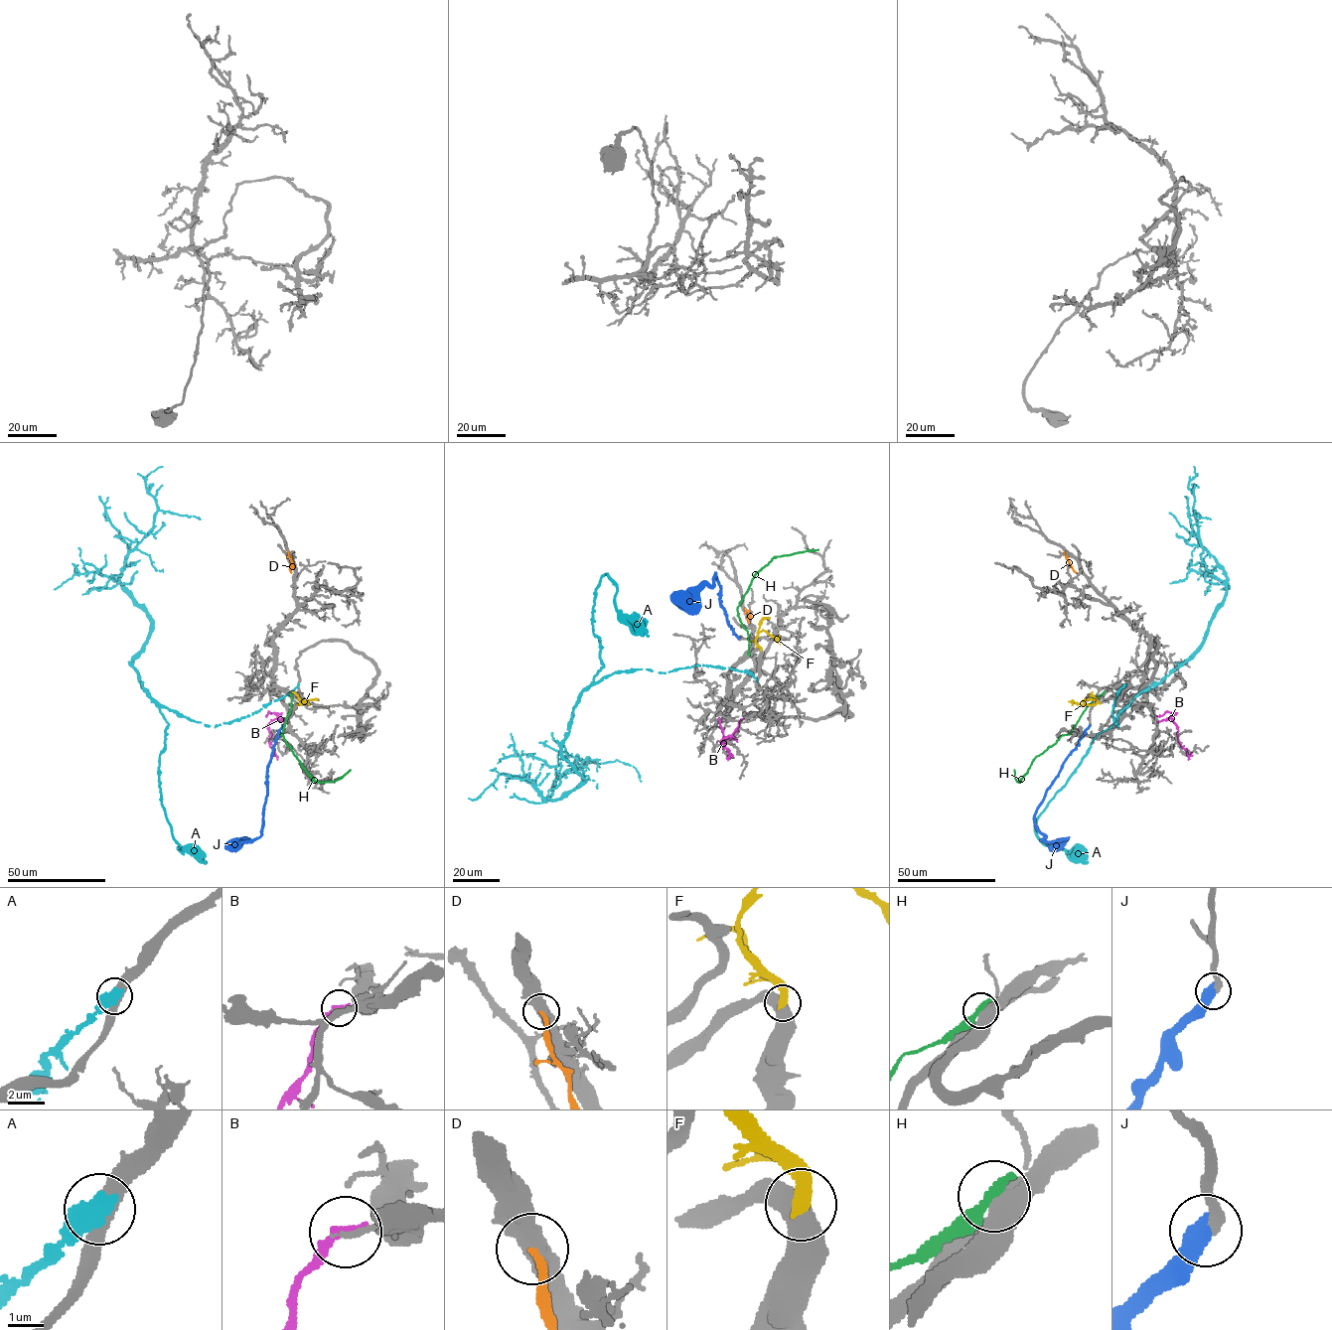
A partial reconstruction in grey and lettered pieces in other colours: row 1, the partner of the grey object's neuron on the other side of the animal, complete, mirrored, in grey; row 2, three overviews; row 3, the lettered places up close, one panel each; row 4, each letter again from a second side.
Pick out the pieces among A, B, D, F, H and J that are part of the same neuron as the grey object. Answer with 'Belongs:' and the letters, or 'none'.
Belongs: J

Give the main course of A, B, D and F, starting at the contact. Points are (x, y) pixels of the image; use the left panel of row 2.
A: (298, 684), (217, 726), (138, 681), (150, 623), (120, 577), (152, 527), (144, 479), (162, 467)
B: (286, 722), (277, 718), (267, 725), (271, 734), (269, 743), (275, 749), (274, 752)
D: (288, 551), (292, 563), (291, 573)
F: (301, 702), (307, 699), (318, 699)

